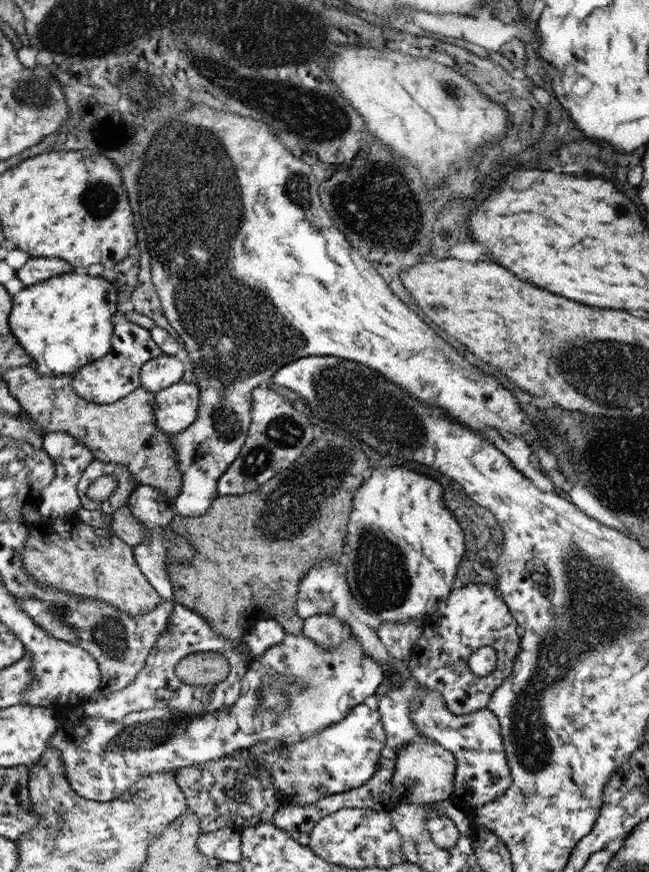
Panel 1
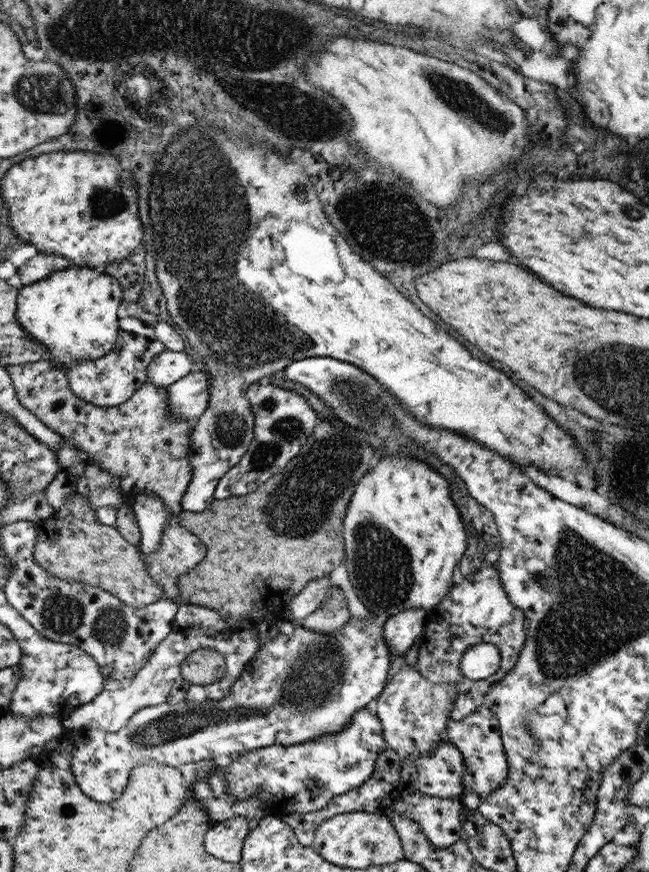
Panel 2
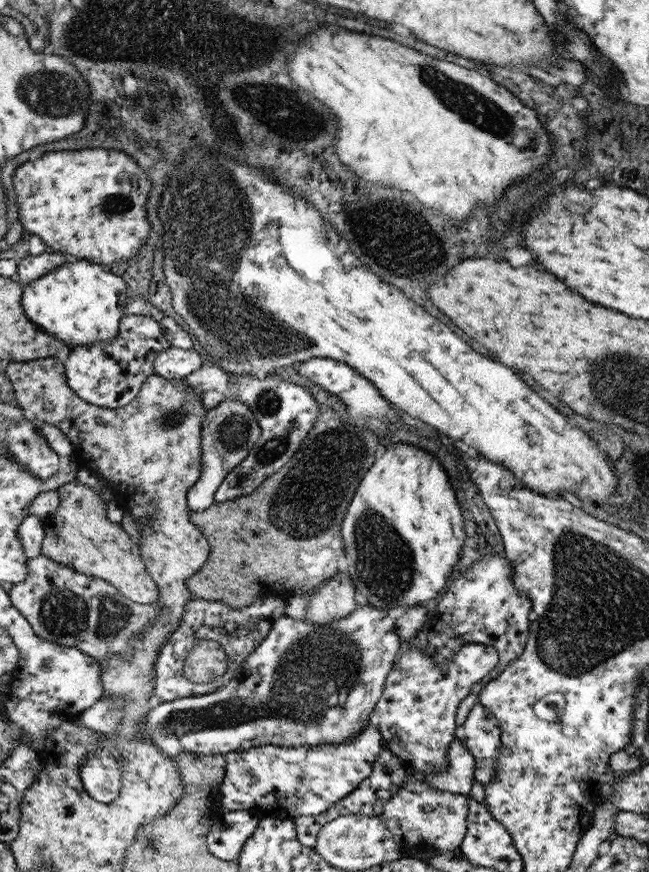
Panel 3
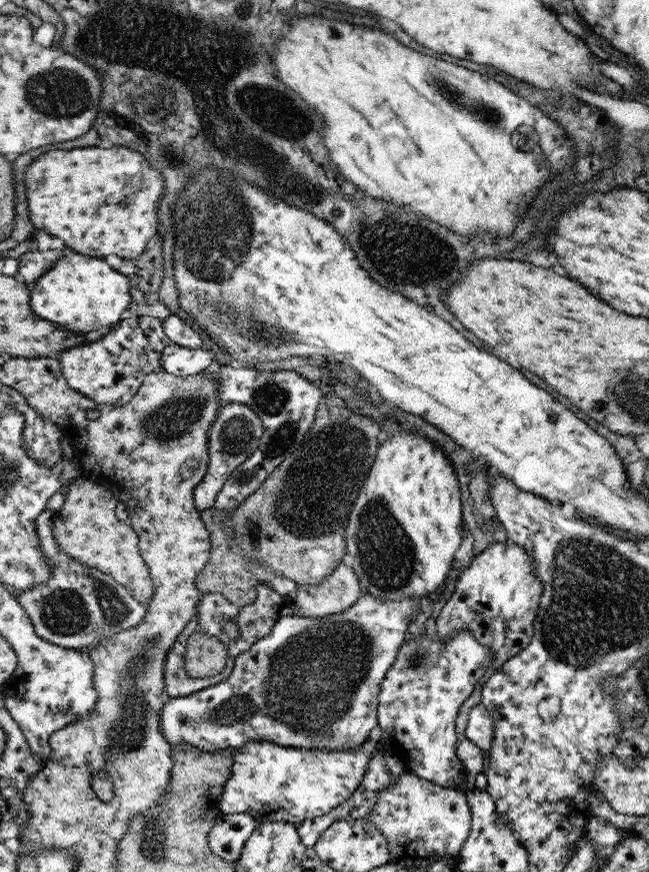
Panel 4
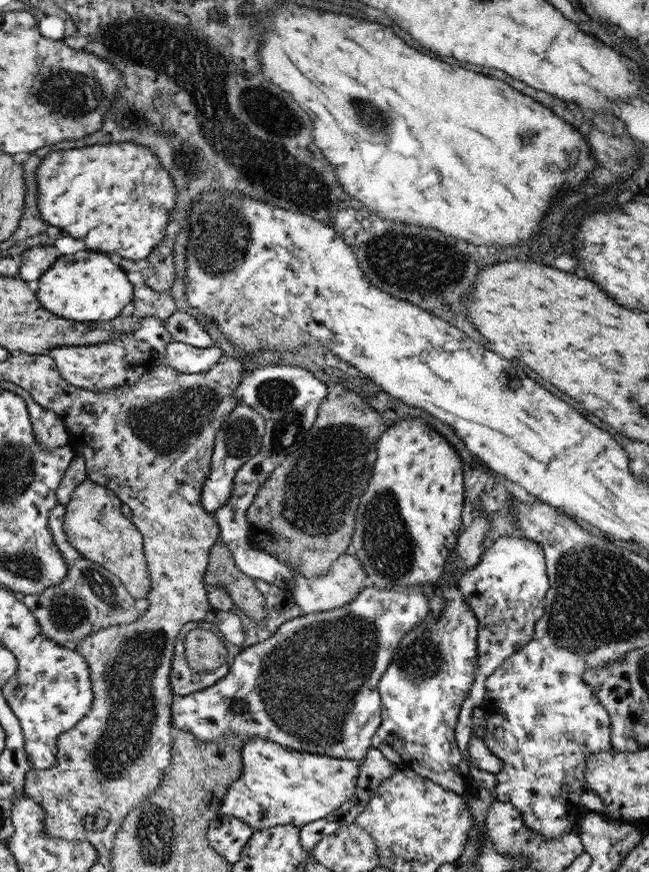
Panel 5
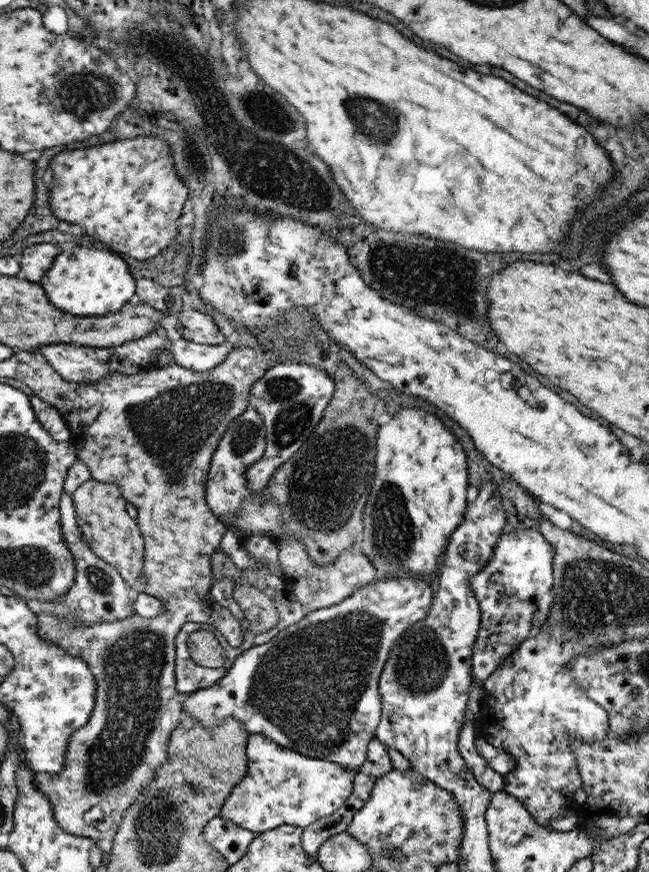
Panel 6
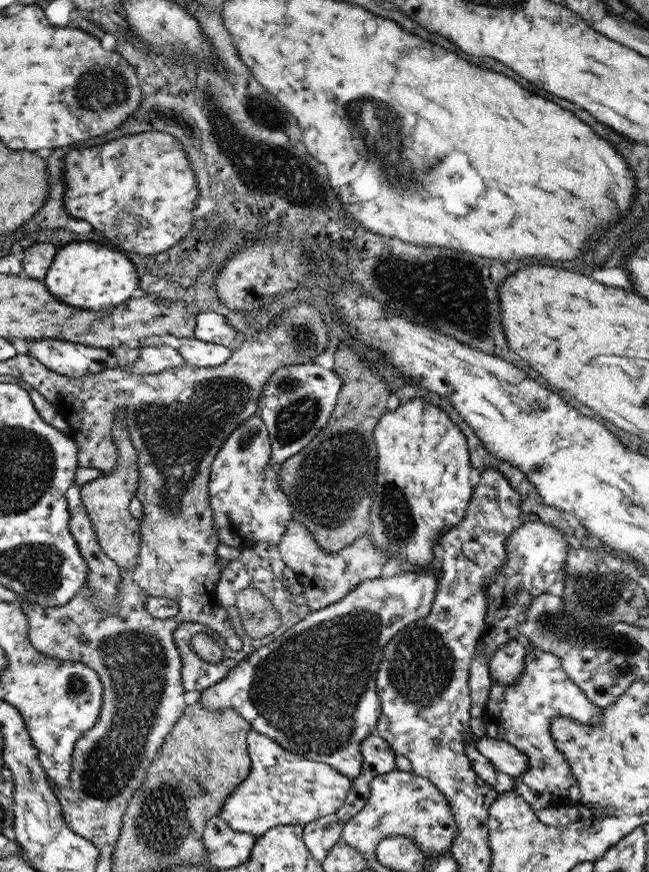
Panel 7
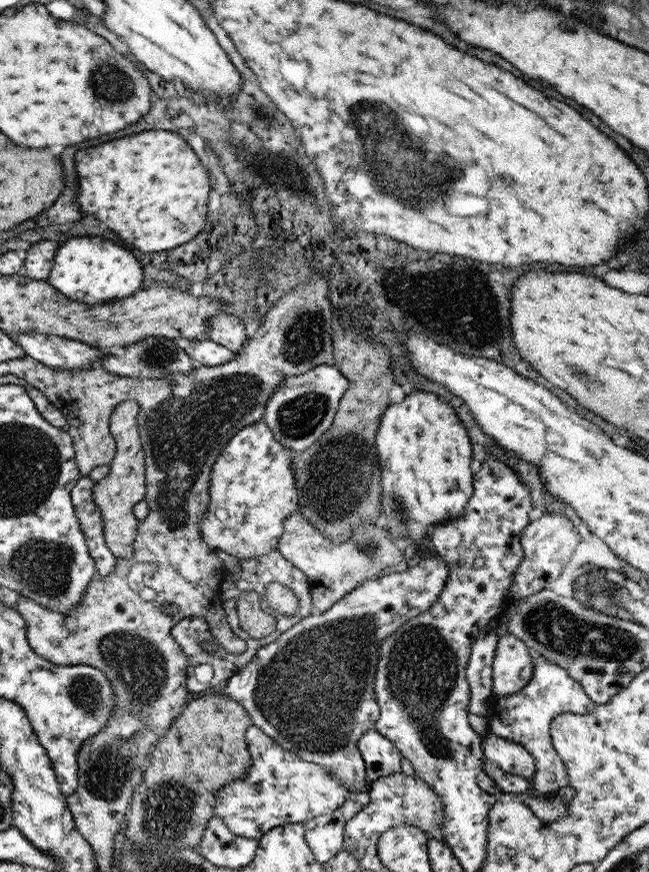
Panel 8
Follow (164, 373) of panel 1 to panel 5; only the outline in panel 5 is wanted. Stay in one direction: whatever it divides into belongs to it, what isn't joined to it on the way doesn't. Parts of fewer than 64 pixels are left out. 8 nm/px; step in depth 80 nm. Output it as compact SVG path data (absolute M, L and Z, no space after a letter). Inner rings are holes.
M171 341L165 345L163 363L177 372L198 373L212 367L222 358L221 349L214 345L195 348L183 342Z

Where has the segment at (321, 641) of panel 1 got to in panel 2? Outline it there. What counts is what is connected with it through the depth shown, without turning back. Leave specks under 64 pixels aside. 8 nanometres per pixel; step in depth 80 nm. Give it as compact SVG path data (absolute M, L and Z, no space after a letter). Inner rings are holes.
M336 585L336 588L330 592L330 598L324 606L314 610L312 614L305 616L300 623L303 628L308 628L313 632L322 632L323 634L332 634L344 626L351 617L347 611L345 595Z

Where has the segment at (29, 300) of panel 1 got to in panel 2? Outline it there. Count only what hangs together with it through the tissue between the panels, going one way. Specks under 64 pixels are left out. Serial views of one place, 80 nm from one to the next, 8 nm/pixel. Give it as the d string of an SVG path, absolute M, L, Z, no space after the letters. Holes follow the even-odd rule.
M70 266L63 271L51 273L47 279L22 286L16 296L17 322L26 335L46 348L46 360L53 364L67 366L80 360L100 358L115 346L117 335L117 306L121 302L121 288L115 278L97 274L93 268Z

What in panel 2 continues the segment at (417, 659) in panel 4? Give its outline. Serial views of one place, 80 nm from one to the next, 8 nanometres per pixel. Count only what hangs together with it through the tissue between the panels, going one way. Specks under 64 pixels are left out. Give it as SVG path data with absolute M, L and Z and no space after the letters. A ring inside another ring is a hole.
M479 643L469 647L461 660L461 672L466 679L483 680L500 666L500 653L492 644ZM419 663L413 667L404 665L375 699L387 749L397 753L401 760L429 756L433 748L445 743L445 723L455 697L454 682L433 684L419 671Z

